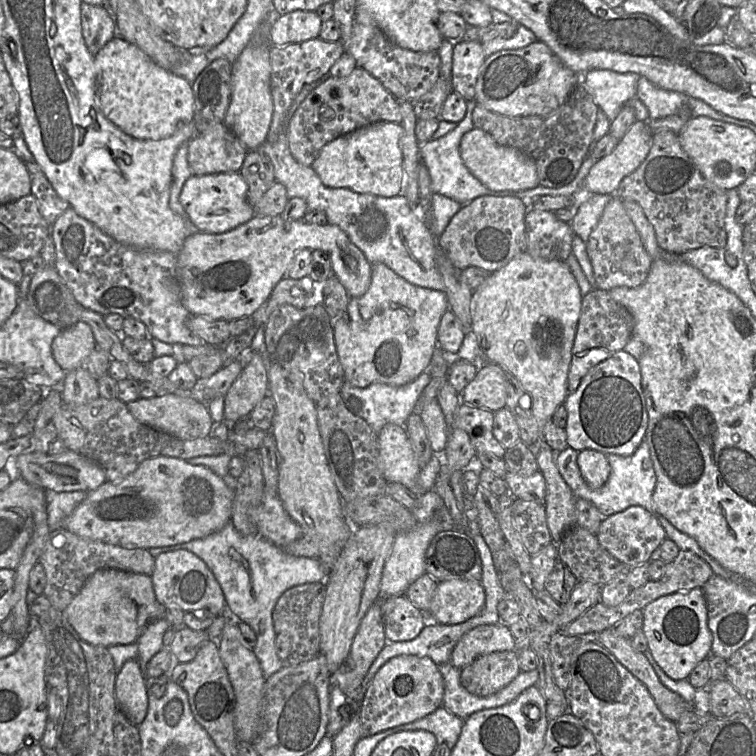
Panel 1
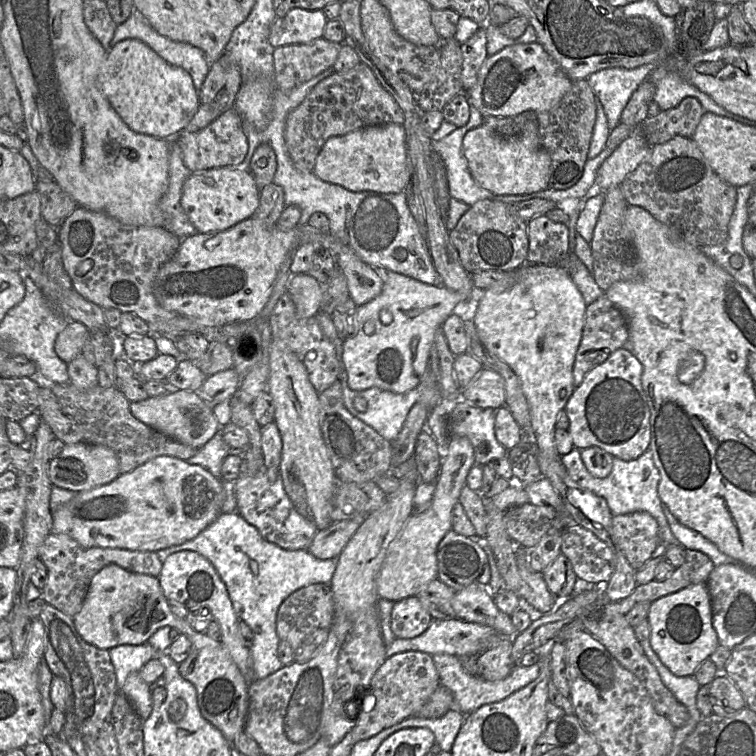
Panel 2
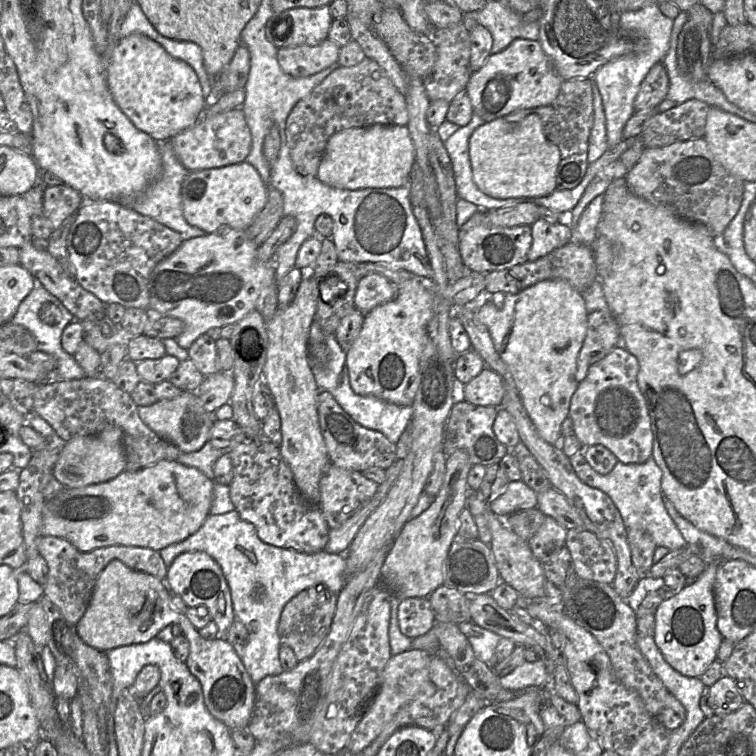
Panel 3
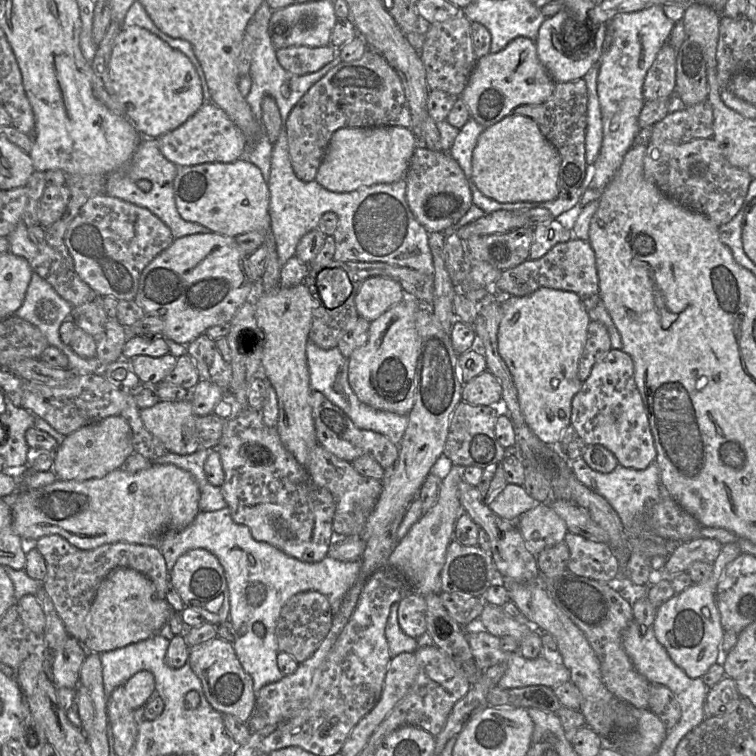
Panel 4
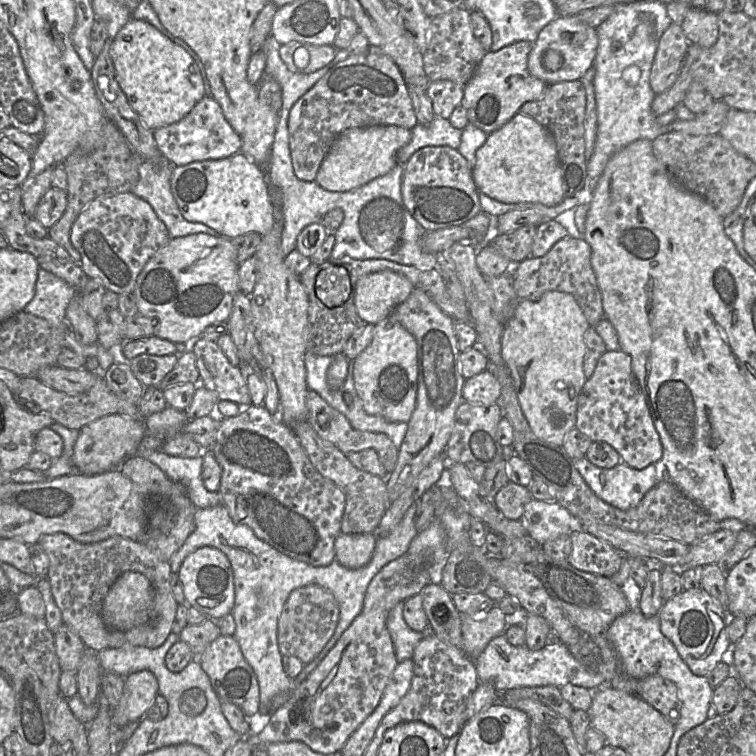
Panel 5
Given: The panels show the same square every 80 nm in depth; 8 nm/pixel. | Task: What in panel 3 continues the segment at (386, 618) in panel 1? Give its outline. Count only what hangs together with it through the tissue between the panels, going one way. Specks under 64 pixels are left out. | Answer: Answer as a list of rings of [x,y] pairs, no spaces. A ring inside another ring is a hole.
[[[411,597],[400,600],[397,621],[400,632],[413,639],[432,629],[435,615],[427,598]]]

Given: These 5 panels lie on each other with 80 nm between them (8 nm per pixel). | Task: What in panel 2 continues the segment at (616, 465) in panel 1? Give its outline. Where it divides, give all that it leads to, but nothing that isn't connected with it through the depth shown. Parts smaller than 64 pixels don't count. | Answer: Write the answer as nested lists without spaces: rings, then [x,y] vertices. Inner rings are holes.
[[[650,449],[645,451],[637,459],[631,461],[624,461],[614,457],[612,471],[606,478],[593,477],[584,465],[580,453],[580,450],[576,451],[576,459],[573,462],[577,462],[578,465],[574,465],[574,468],[571,468],[571,477],[573,477],[572,480],[574,482],[583,488],[591,490],[596,495],[603,497],[613,516],[637,511],[649,513],[657,521],[661,543],[664,543],[665,545],[679,544],[671,532],[662,509],[662,502],[658,496],[660,475],[653,463]]]

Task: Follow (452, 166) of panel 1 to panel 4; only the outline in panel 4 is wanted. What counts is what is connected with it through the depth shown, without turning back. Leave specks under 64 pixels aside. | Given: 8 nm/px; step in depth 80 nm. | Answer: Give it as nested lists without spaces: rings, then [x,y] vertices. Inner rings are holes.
[[[474,118],[469,120],[459,129],[453,145],[448,153],[458,162],[466,178],[471,181],[472,177],[472,154],[484,127]]]

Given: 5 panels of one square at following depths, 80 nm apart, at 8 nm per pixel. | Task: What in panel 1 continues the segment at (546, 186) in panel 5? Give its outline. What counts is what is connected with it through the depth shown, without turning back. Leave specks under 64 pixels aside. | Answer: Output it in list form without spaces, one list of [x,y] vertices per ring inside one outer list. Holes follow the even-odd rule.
[[[473,128],[462,136],[460,155],[472,175],[490,190],[520,191],[539,185],[532,159],[516,148],[499,145],[490,134],[479,128]]]

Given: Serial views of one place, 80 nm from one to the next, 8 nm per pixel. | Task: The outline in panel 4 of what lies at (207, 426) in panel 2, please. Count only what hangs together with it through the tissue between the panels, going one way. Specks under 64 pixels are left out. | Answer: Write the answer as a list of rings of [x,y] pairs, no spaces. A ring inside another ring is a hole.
[[[190,399],[178,402],[161,400],[150,408],[140,409],[141,419],[147,430],[157,437],[166,449],[175,454],[189,455],[200,449],[196,421]]]

